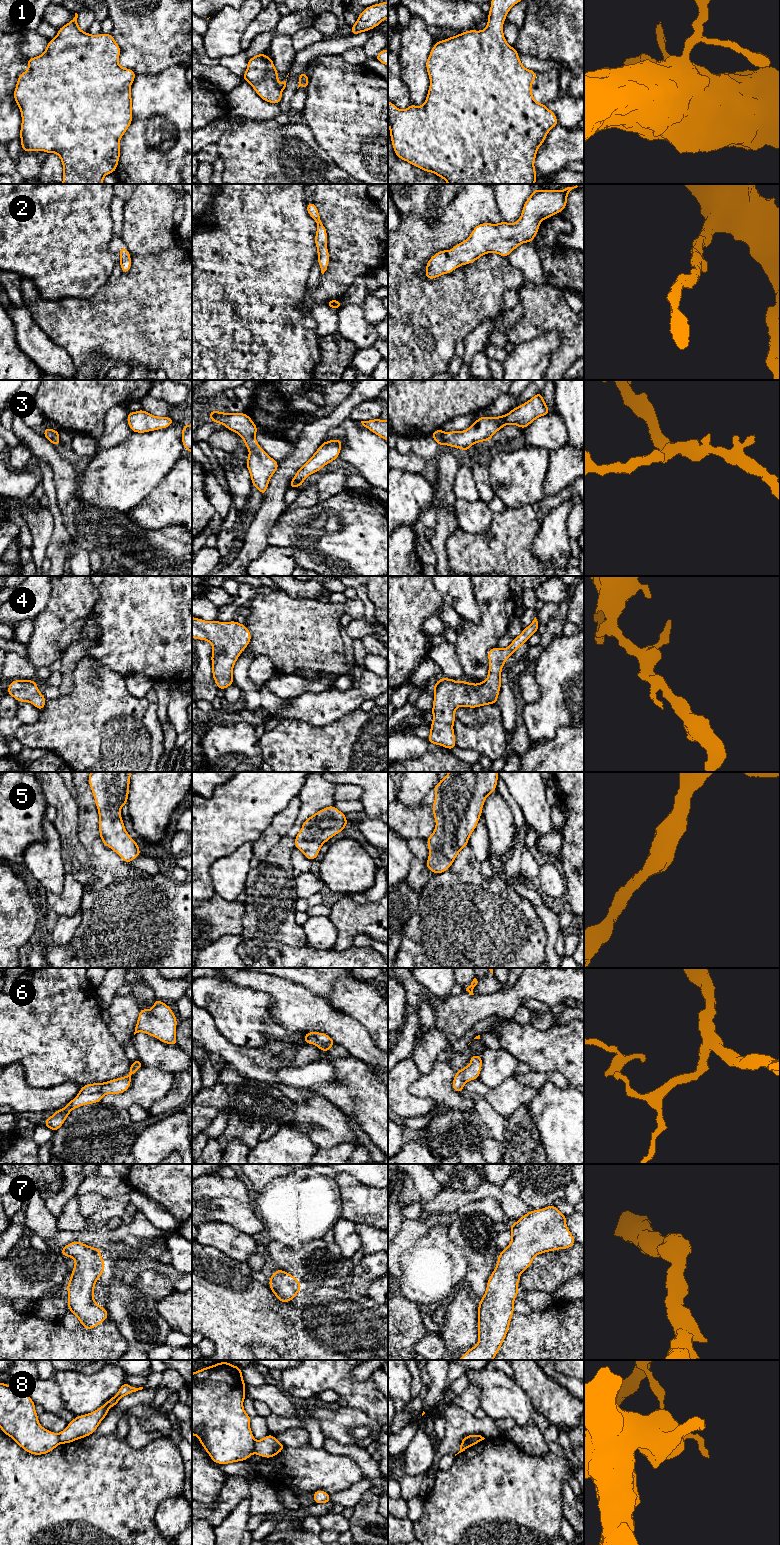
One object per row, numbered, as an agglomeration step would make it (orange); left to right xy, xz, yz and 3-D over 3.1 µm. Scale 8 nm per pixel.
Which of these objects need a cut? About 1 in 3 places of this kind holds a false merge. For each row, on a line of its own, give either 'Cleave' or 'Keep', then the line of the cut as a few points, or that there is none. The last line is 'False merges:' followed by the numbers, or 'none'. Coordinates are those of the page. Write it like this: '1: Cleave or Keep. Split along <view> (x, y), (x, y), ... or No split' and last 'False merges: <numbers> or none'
1: Keep. No split
2: Keep. No split
3: Keep. No split
4: Keep. No split
5: Keep. No split
6: Keep. No split
7: Keep. No split
8: Cleave. Split along xz (256, 1441), (253, 1452)
False merges: 8

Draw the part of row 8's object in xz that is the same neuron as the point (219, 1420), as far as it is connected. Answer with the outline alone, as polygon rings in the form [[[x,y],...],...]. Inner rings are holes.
[[[226,1361],[192,1373],[192,1435],[199,1438],[204,1450],[217,1464],[245,1461],[254,1453],[256,1441],[250,1428],[251,1417],[243,1407],[243,1401],[246,1398],[245,1387],[242,1368]]]

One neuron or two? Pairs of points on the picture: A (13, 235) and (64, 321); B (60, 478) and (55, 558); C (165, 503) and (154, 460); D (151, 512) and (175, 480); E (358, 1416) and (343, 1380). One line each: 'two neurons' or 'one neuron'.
A: two neurons
B: two neurons
C: two neurons
D: one neuron
E: two neurons

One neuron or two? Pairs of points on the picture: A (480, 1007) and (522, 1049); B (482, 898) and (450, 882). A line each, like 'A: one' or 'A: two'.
A: two
B: one

